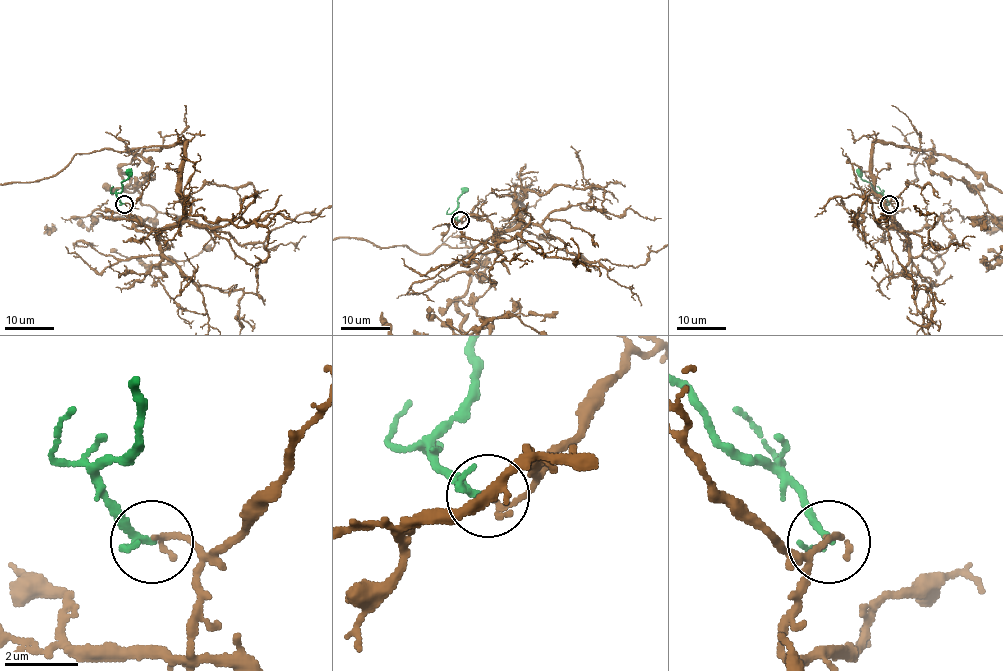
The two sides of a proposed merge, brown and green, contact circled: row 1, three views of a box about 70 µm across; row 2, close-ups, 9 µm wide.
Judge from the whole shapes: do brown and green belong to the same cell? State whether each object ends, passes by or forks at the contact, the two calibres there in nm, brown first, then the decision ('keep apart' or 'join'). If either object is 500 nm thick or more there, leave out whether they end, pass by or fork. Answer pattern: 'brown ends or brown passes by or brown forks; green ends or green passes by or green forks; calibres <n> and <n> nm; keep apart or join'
brown ends; green passes by; calibres 150 and 150 nm; keep apart

